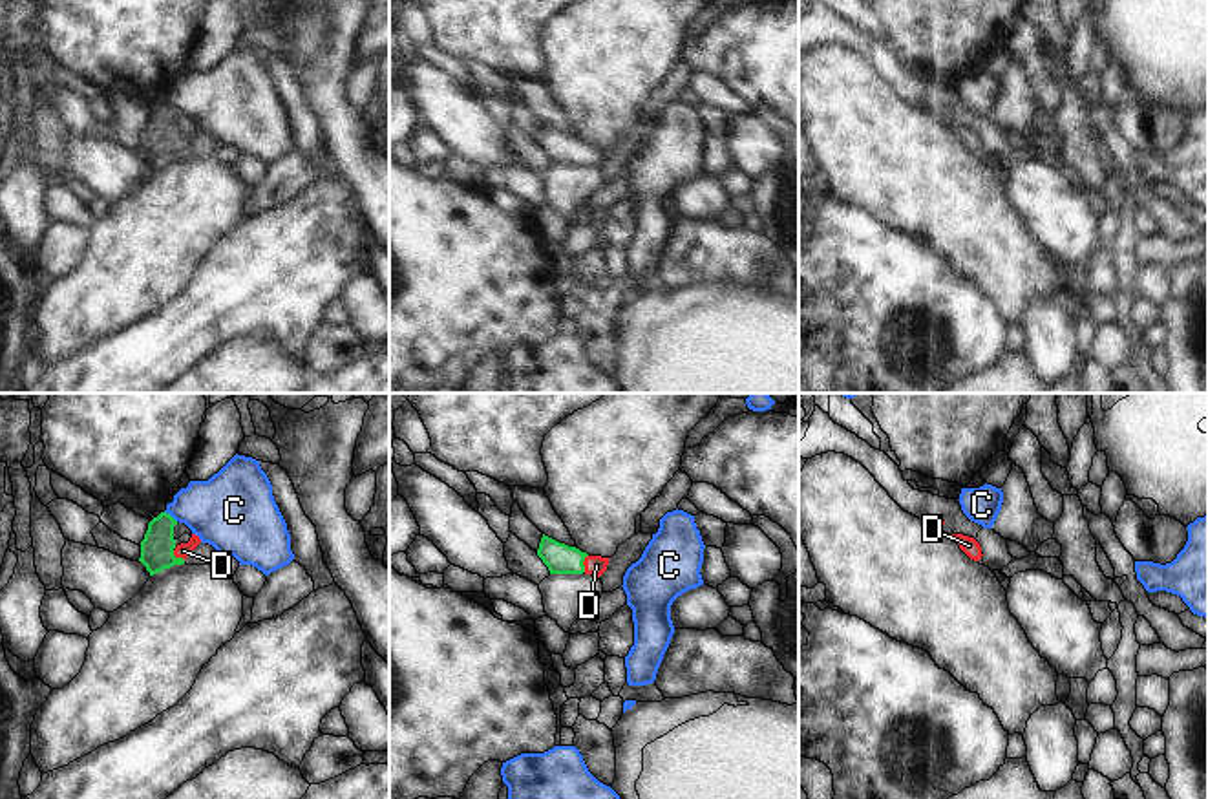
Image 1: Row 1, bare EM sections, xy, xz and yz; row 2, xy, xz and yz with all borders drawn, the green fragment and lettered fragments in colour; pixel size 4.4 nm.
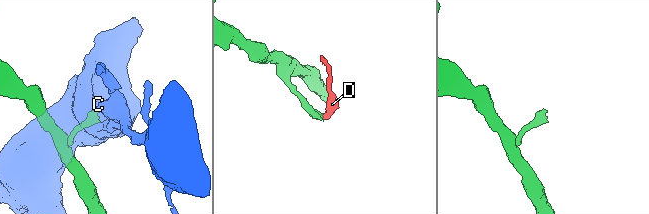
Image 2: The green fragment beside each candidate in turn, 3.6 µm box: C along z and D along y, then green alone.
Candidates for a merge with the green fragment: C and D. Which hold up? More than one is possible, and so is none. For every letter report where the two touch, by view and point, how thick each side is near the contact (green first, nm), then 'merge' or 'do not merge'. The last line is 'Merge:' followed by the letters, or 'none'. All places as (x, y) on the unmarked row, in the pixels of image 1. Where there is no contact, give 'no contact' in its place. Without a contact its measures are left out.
C: xy (170, 106) | 140/320 nm | do not merge
D: xz (582, 154) | 140/90 nm | merge
Merge: D

